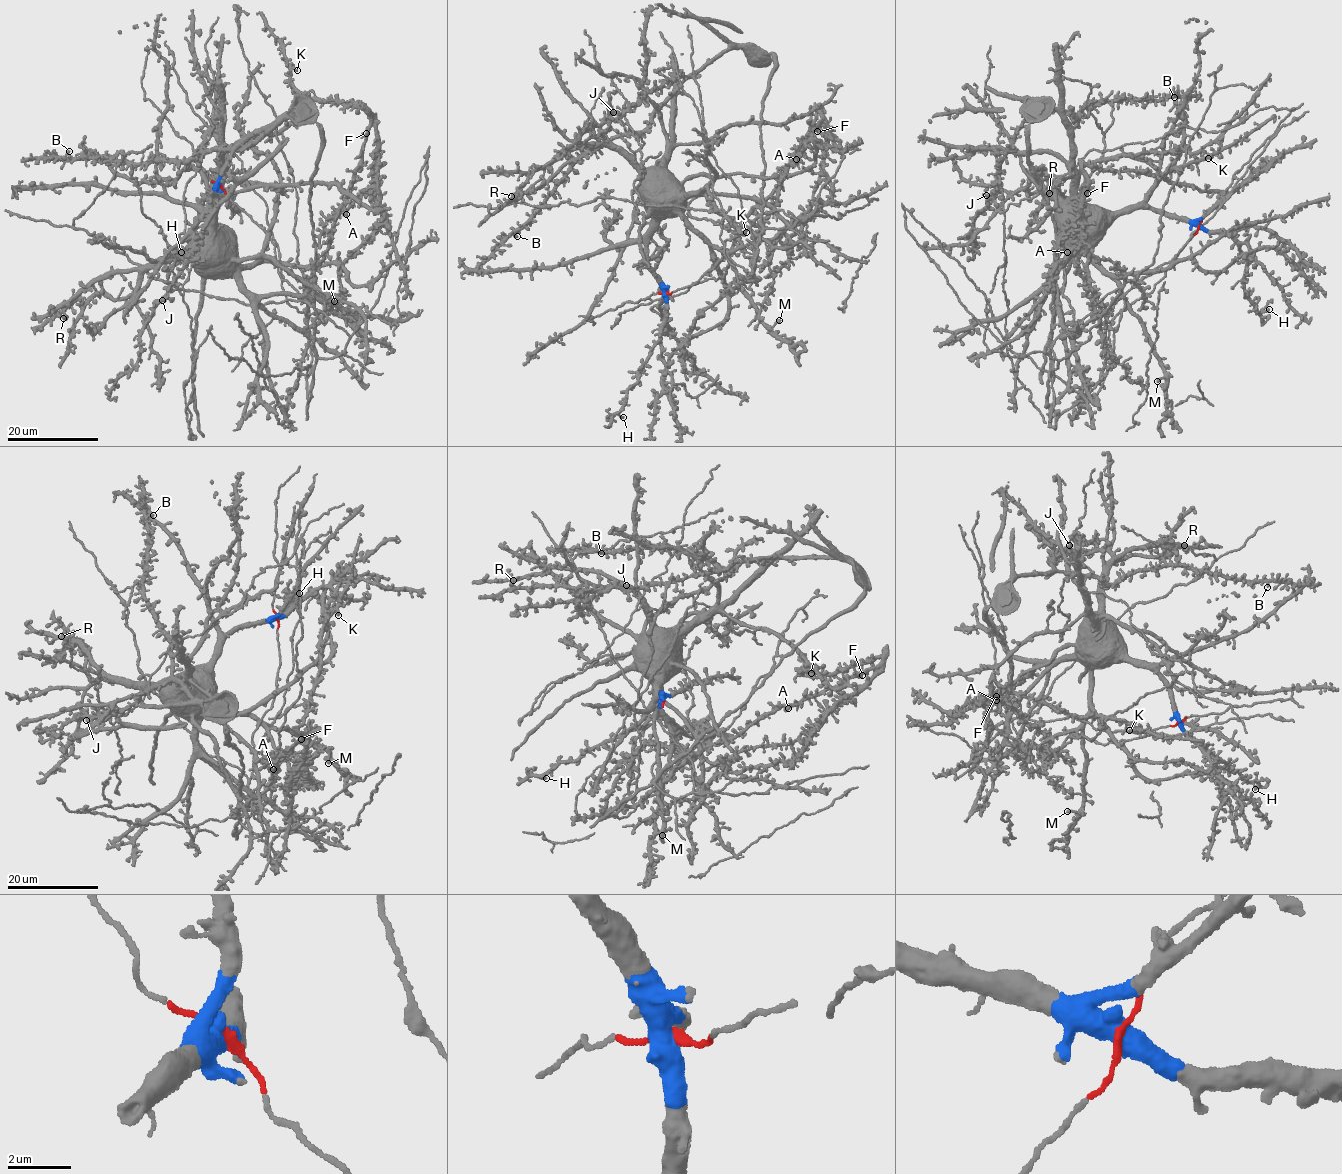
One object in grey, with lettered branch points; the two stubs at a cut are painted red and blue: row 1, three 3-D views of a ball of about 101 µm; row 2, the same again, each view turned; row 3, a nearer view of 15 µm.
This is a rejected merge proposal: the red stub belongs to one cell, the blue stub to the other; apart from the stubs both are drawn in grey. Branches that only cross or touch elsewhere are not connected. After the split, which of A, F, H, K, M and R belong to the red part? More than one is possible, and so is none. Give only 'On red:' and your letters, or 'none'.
On red: A, F, K

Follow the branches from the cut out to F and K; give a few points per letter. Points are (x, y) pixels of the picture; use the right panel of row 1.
F: (1198, 225), (1169, 262), (1065, 326), (1051, 348), (1056, 411), (1104, 379), (1079, 262), (1087, 193)
K: (1198, 225), (1065, 326), (1051, 408), (1104, 379), (1079, 268), (1083, 167), (1159, 174), (1208, 158)

